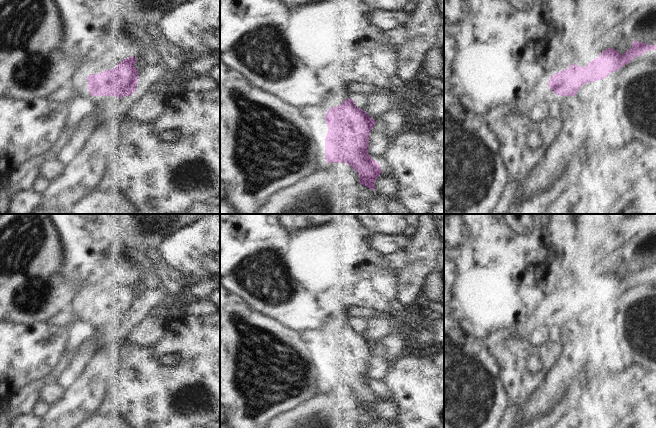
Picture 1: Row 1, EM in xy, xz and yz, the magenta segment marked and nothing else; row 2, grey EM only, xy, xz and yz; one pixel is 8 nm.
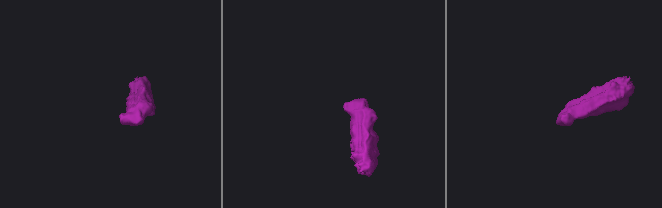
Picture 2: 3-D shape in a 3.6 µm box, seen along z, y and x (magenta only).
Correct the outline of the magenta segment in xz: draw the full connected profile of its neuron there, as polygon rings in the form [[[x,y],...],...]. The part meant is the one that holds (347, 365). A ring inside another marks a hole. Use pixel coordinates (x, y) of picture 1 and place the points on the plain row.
[[[351,322],[346,323],[342,328],[338,329],[337,331],[331,331],[324,341],[328,351],[328,357],[325,362],[326,386],[347,387],[358,397],[360,408],[375,415],[375,405],[382,397],[382,394],[380,388],[371,382],[368,377],[368,373],[370,356],[376,348],[376,344],[373,344],[364,334],[357,332],[355,330],[355,326]]]

